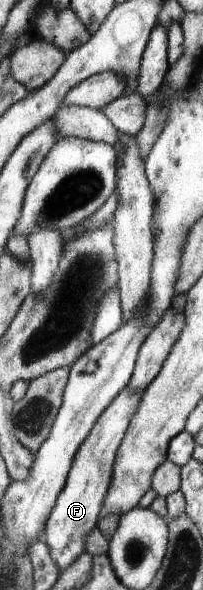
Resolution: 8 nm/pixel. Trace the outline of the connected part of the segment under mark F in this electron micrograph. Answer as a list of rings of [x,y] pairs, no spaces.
[[[129,385],[115,395],[115,399],[99,415],[97,423],[89,431],[75,453],[66,483],[58,495],[47,523],[45,523],[45,543],[59,572],[65,571],[71,563],[85,552],[85,539],[99,521],[107,489],[111,485],[111,467],[115,463],[117,449],[129,427],[131,418],[143,399],[143,391],[133,391]]]

